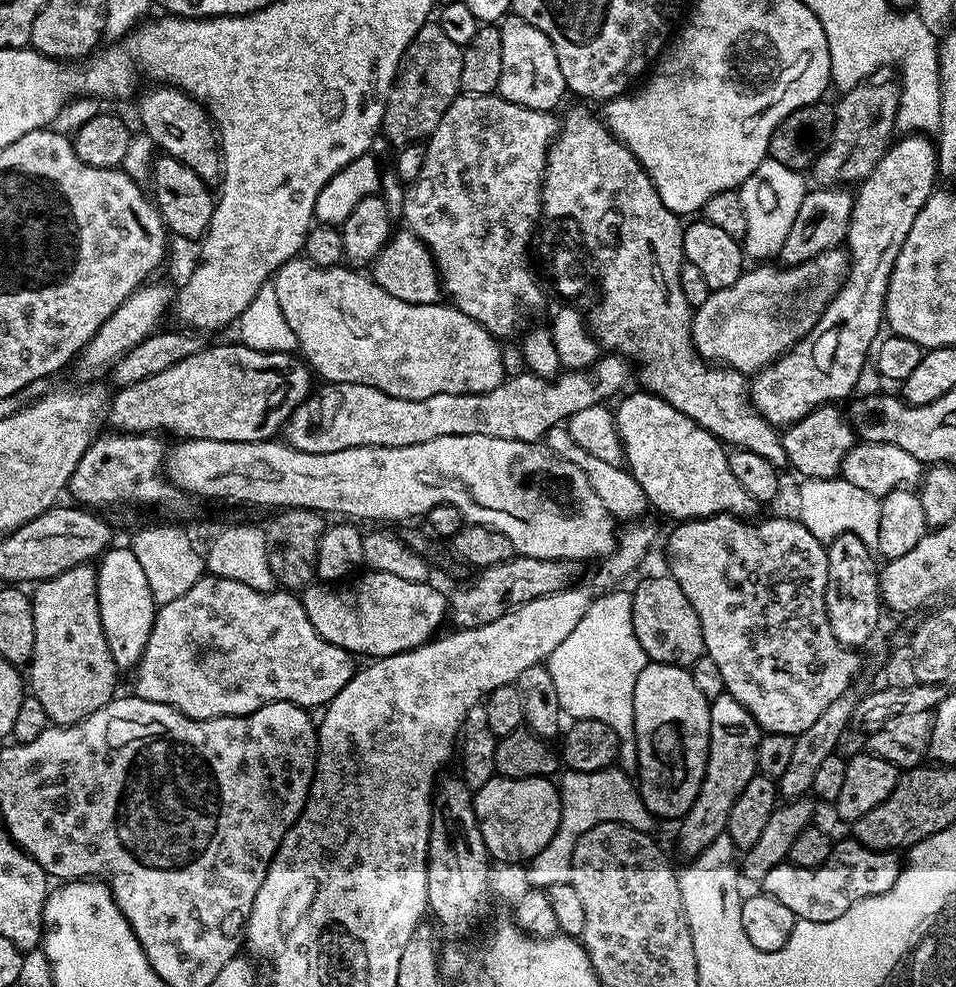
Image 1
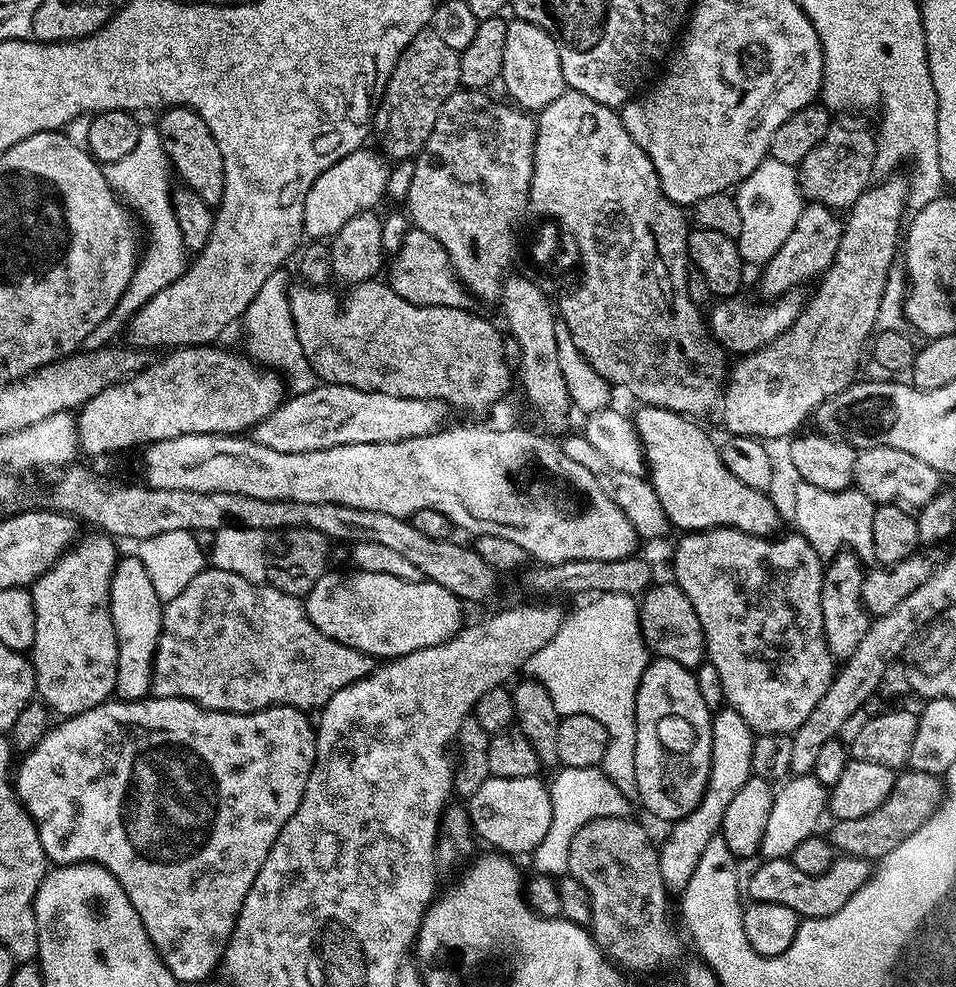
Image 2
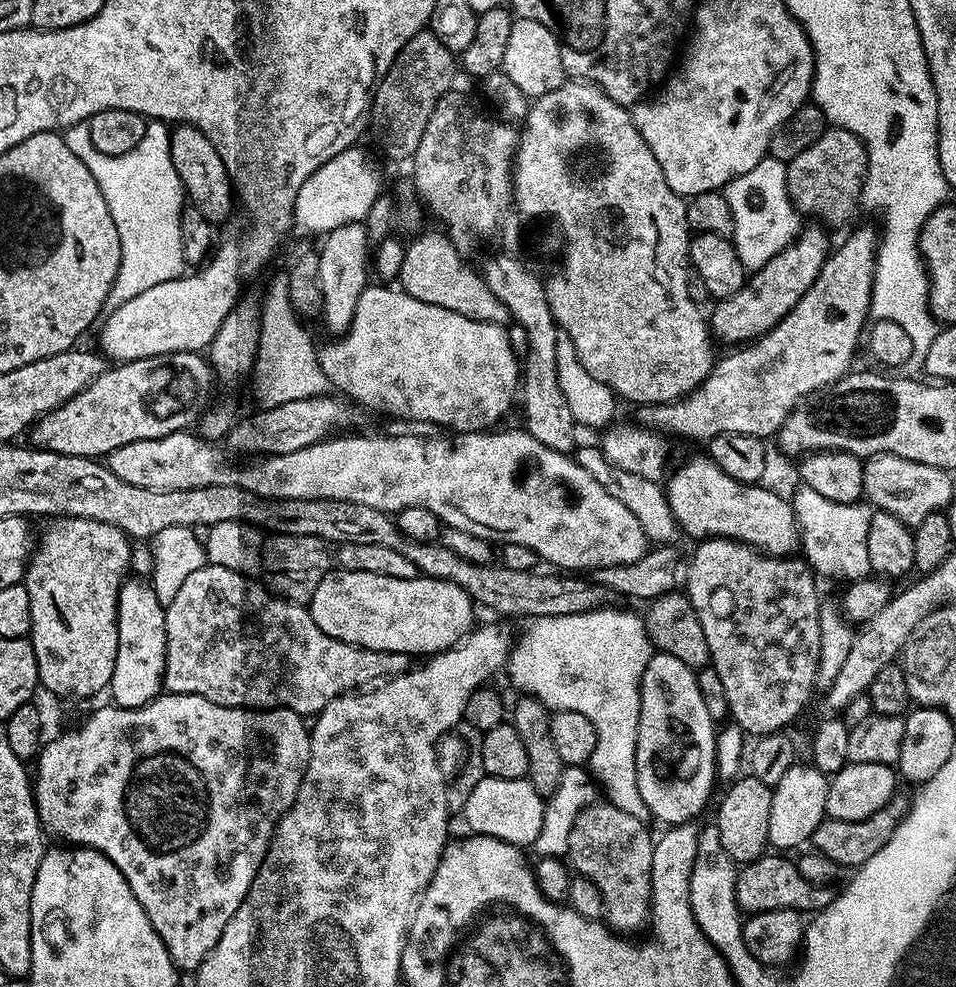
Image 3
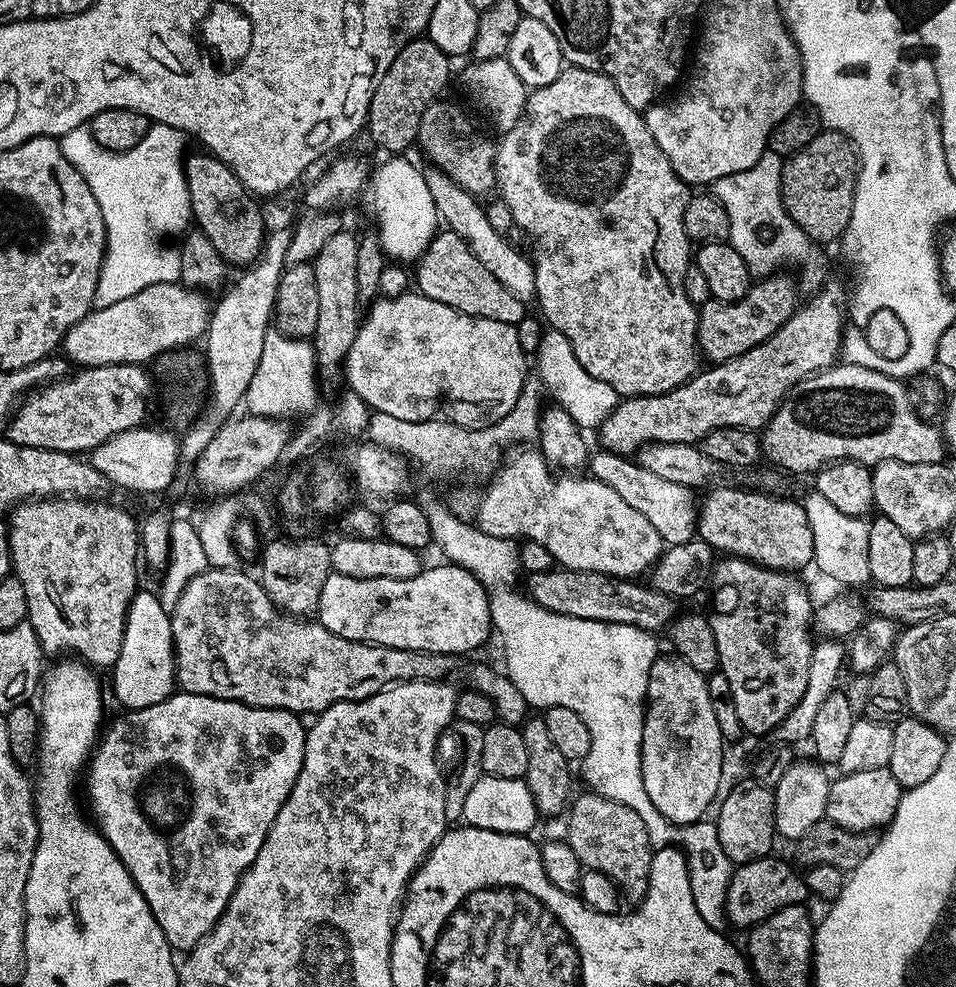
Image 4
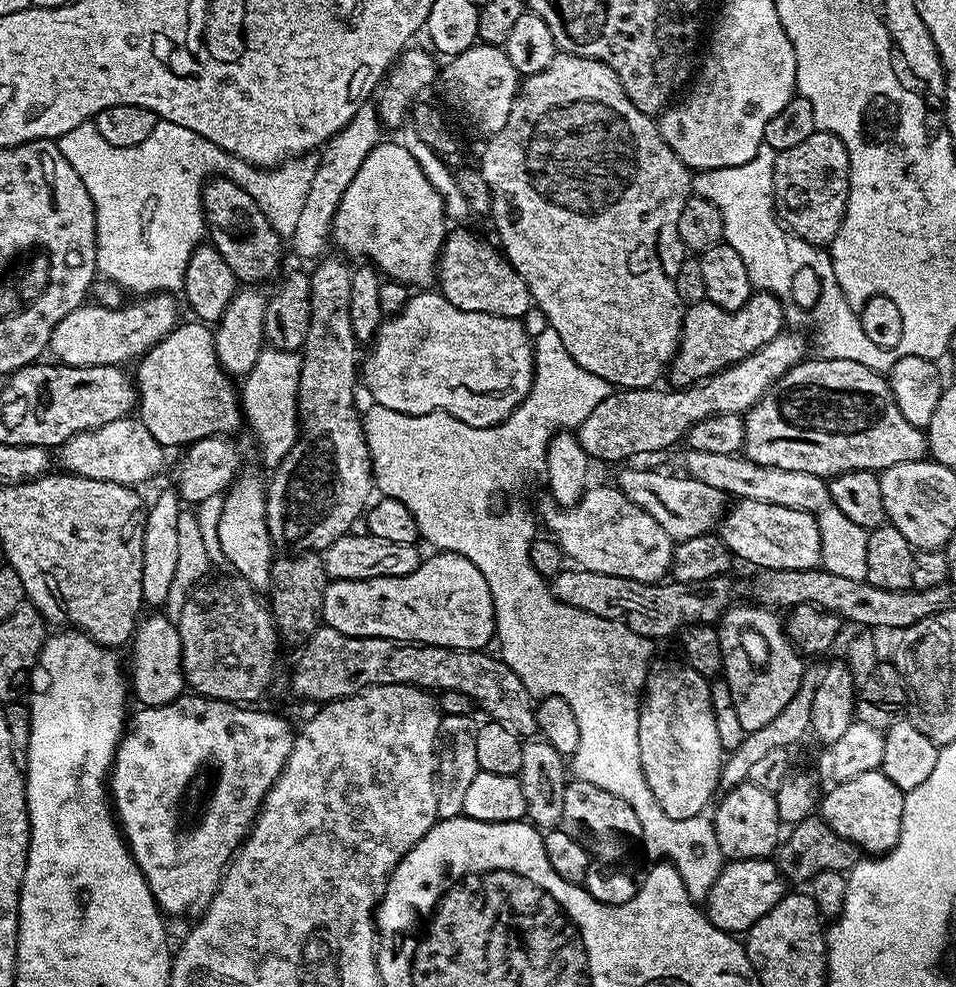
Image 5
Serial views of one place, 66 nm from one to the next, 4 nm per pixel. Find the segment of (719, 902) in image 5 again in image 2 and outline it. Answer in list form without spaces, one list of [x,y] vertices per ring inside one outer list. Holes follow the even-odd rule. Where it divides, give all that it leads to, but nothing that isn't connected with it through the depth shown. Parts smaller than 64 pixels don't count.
[[[841,855],[832,863],[830,870],[826,870],[826,874],[817,876],[802,874],[802,870],[798,870],[798,866],[794,866],[788,858],[765,859],[753,870],[752,877],[748,880],[746,896],[752,902],[778,902],[778,906],[794,910],[801,918],[817,920],[842,910],[842,906],[846,906],[846,902],[850,902],[850,898],[854,898],[857,890],[870,879],[873,871],[873,865],[869,861],[857,856]]]

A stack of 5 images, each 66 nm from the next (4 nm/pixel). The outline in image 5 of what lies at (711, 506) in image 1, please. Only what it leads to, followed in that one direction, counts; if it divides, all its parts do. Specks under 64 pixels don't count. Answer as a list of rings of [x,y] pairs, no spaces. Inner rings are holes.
[[[737,499],[733,504],[718,525],[718,535],[737,561],[745,560],[756,570],[810,570],[821,567],[819,522],[813,513],[750,500]]]

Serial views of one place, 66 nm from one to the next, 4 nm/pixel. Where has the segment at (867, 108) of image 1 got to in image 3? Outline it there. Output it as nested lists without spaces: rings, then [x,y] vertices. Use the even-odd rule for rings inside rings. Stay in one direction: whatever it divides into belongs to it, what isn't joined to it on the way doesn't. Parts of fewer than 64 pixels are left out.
[[[825,127],[822,138],[810,150],[802,150],[798,158],[787,161],[786,167],[788,197],[801,217],[818,218],[824,226],[844,224],[855,214],[856,207],[861,207],[864,179],[868,176],[868,151],[850,130]]]

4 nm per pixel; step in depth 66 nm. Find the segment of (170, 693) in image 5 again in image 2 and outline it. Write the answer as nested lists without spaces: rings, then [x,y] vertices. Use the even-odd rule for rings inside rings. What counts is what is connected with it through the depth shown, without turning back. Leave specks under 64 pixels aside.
[[[129,554],[128,557],[117,559],[116,569],[112,575],[110,582],[110,614],[112,615],[112,625],[116,631],[116,641],[118,642],[118,670],[116,671],[116,690],[115,695],[121,700],[142,700],[149,695],[152,686],[152,663],[156,657],[156,647],[158,646],[158,638],[160,637],[160,627],[162,626],[162,618],[164,617],[162,611],[162,602],[154,594],[154,586],[150,582],[150,574],[146,574],[146,566],[142,566],[139,556]]]

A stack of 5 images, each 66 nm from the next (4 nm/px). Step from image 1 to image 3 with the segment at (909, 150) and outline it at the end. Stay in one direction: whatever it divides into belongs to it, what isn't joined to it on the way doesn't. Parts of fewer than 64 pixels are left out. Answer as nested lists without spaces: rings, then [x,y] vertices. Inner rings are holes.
[[[854,229],[837,248],[835,245],[829,251],[818,278],[814,278],[814,286],[810,286],[810,290],[802,294],[798,306],[794,306],[794,310],[790,310],[790,314],[786,314],[786,318],[782,318],[778,326],[774,326],[759,340],[729,351],[732,352],[729,356],[724,356],[721,360],[719,357],[713,363],[712,373],[690,395],[674,400],[671,404],[643,405],[639,409],[639,423],[655,433],[701,442],[712,440],[723,432],[750,434],[761,438],[775,437],[786,418],[805,396],[810,396],[821,388],[829,388],[834,382],[848,375],[853,367],[856,343],[859,340],[861,343],[862,333],[866,328],[864,319],[868,316],[868,308],[870,312],[873,307],[872,283],[876,273],[877,247],[877,229]]]

